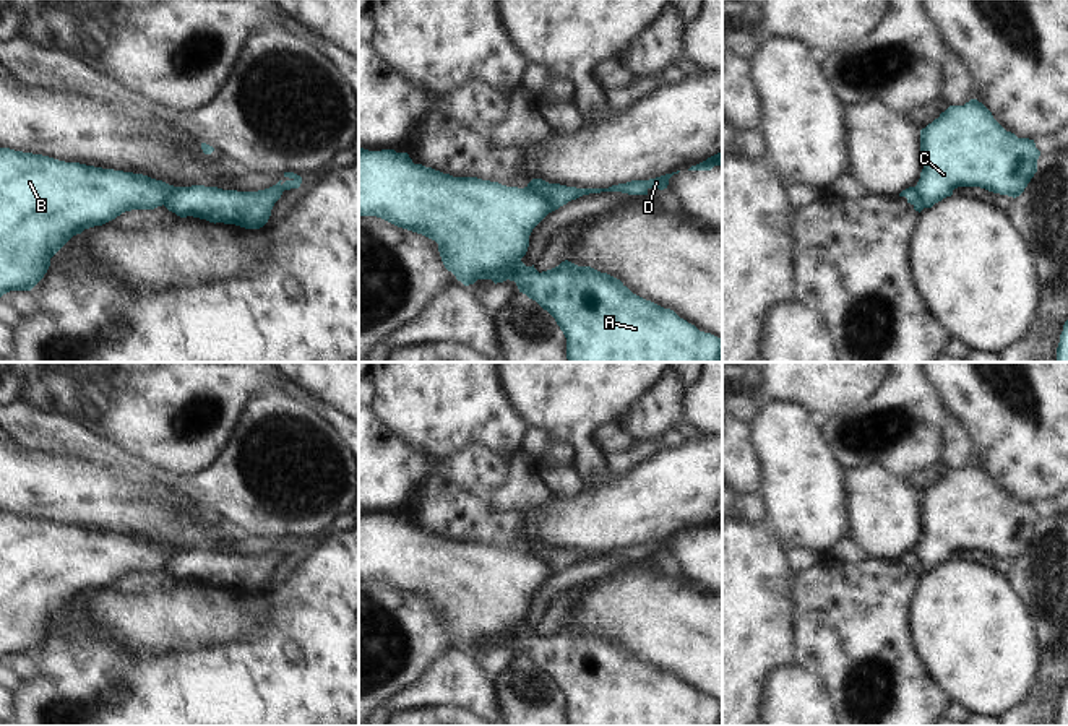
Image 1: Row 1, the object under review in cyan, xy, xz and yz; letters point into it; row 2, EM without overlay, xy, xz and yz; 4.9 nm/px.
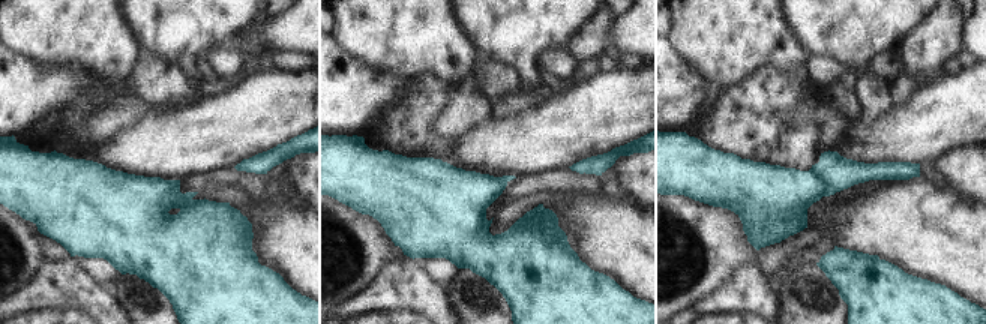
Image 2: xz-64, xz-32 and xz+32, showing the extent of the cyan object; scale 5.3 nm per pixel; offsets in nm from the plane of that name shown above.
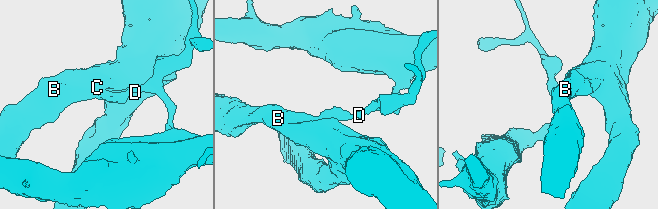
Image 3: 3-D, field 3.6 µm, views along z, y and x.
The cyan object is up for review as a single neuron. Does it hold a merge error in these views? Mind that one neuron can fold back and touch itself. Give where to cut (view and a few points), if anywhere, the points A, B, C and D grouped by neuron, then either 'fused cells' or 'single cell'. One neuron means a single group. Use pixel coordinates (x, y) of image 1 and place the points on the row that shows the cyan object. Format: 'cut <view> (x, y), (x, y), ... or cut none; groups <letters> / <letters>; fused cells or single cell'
cut xz (526, 187), (538, 194), (551, 211); groups A B C / D; fused cells

